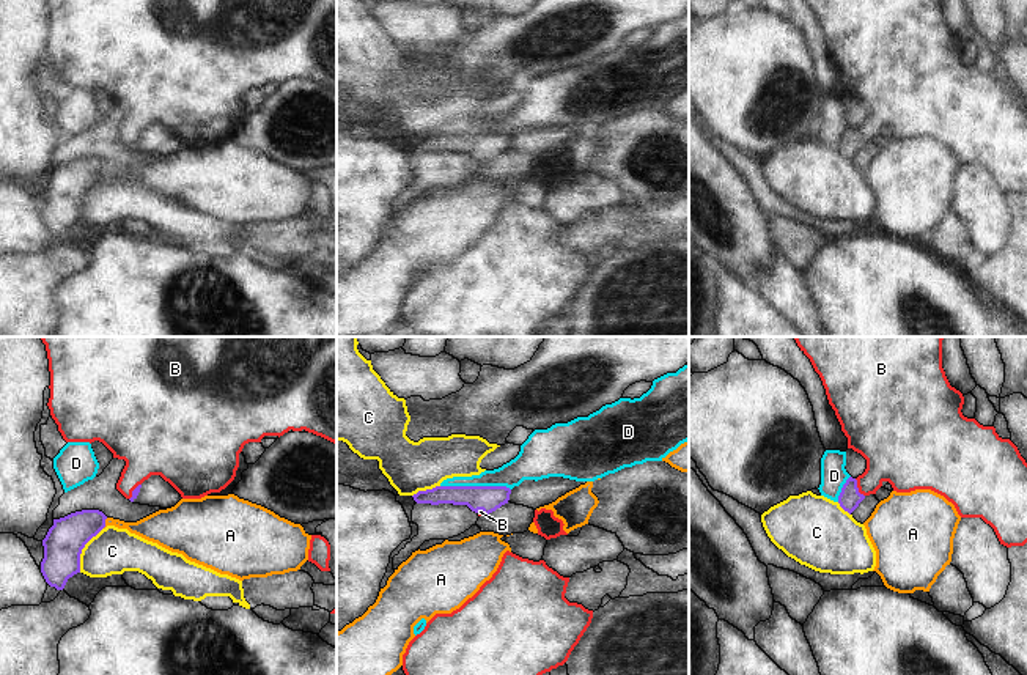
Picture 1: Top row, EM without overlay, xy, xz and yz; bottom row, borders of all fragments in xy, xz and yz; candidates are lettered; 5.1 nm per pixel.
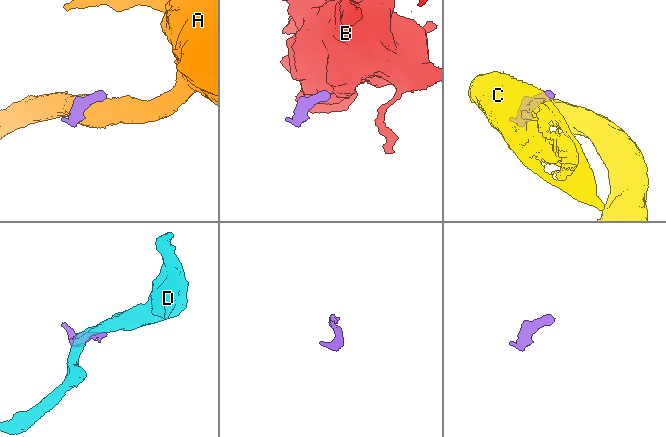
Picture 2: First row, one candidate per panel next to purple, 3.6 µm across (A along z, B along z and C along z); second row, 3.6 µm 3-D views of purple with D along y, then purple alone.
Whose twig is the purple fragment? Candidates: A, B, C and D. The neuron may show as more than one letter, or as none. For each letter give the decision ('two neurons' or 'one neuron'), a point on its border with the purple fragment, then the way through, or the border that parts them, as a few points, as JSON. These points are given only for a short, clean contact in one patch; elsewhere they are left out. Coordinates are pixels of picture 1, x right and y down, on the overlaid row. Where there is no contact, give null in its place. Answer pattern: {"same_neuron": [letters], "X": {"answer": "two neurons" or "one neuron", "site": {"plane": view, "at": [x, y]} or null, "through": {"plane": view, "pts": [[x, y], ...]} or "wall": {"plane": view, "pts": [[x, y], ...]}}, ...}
{"same_neuron": ["B"], "A": {"answer": "two neurons", "site": {"plane": "xy", "at": [104, 523]}, "wall": {"plane": "xy", "pts": [[107, 518], [103, 527]]}}, "B": {"answer": "one neuron", "site": {"plane": "yz", "at": [857, 488]}, "through": {"plane": "yz", "pts": [[850, 497], [857, 488], [892, 453]]}}, "C": {"answer": "two neurons", "site": {"plane": "xy", "at": [82, 548]}}, "D": {"answer": "two neurons", "site": {"plane": "xz", "at": [475, 486]}, "wall": {"plane": "xz", "pts": [[441, 485], [505, 485], [510, 490]]}}}

